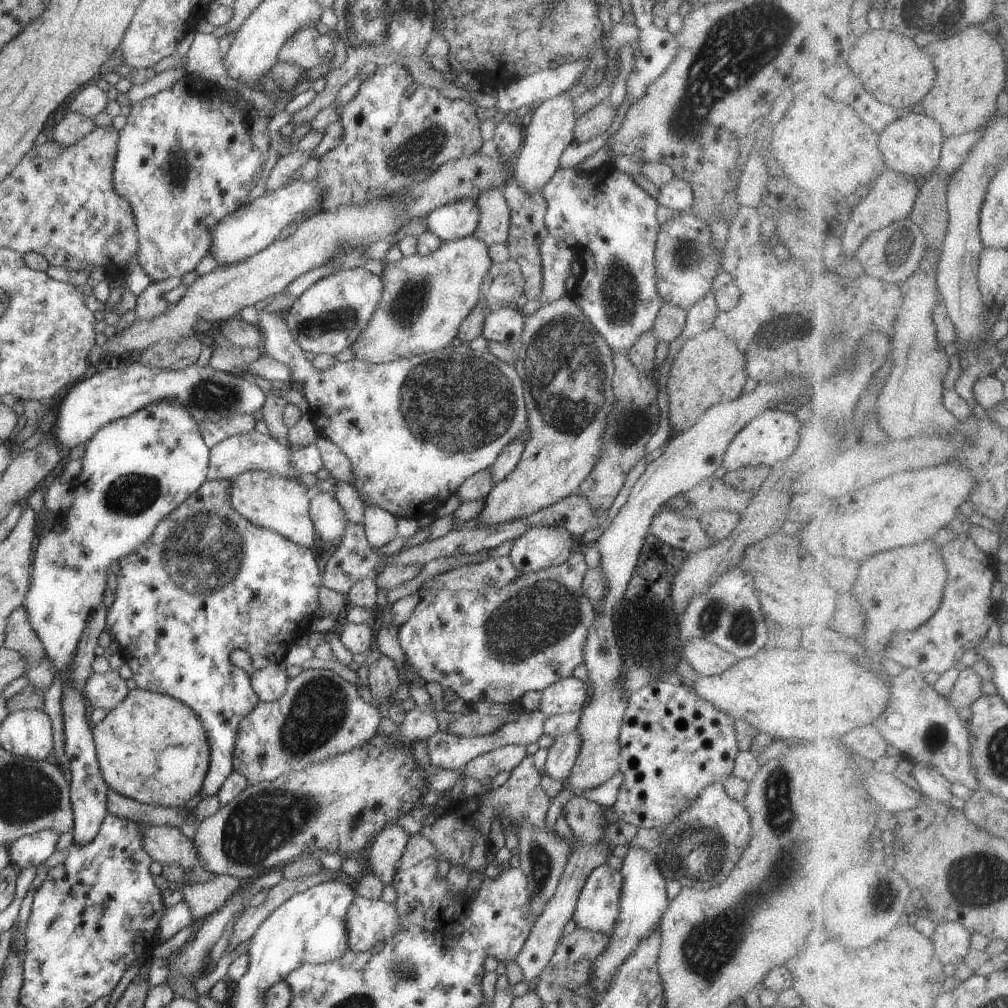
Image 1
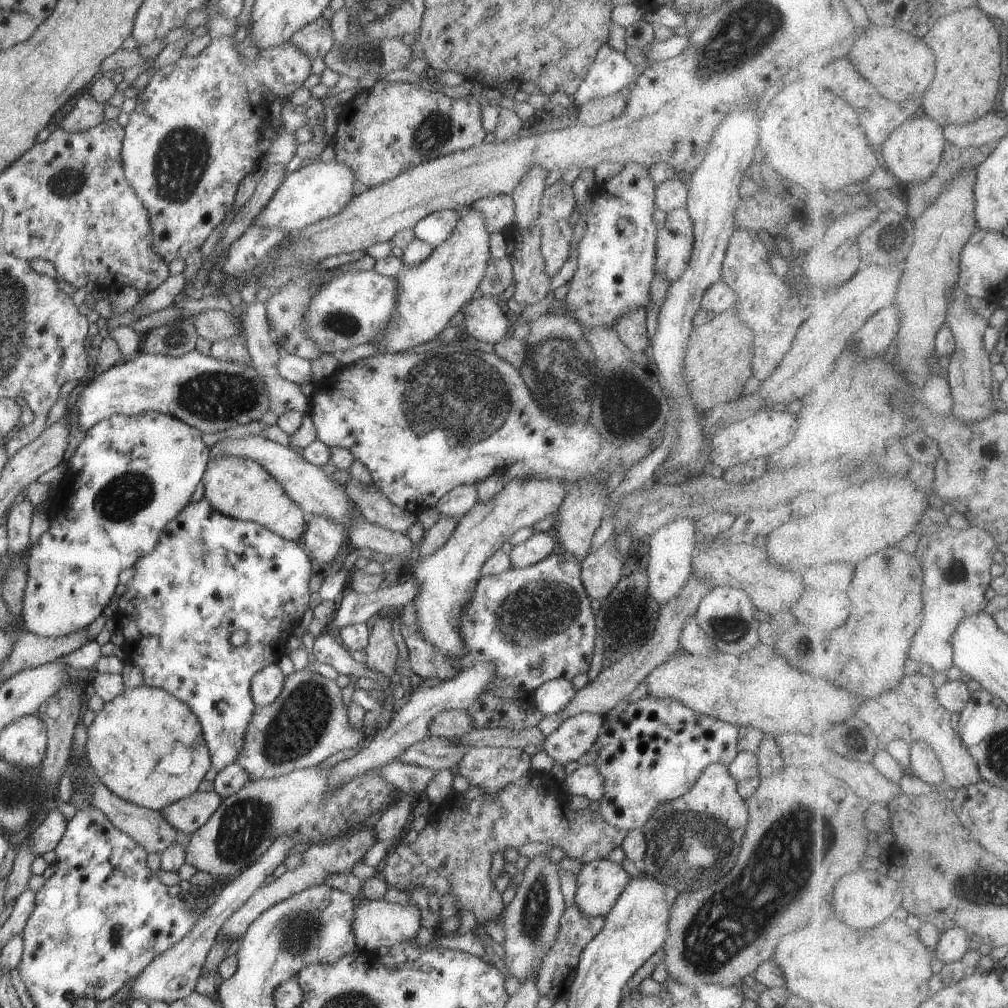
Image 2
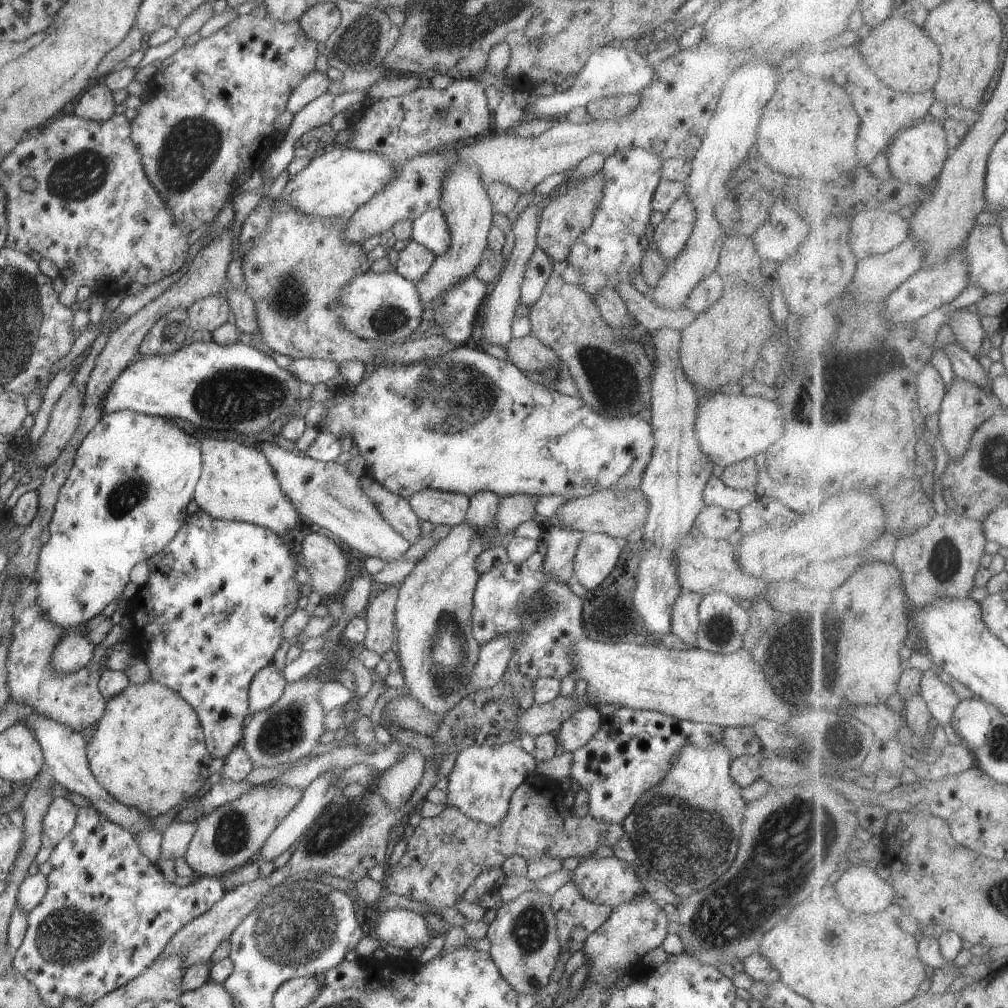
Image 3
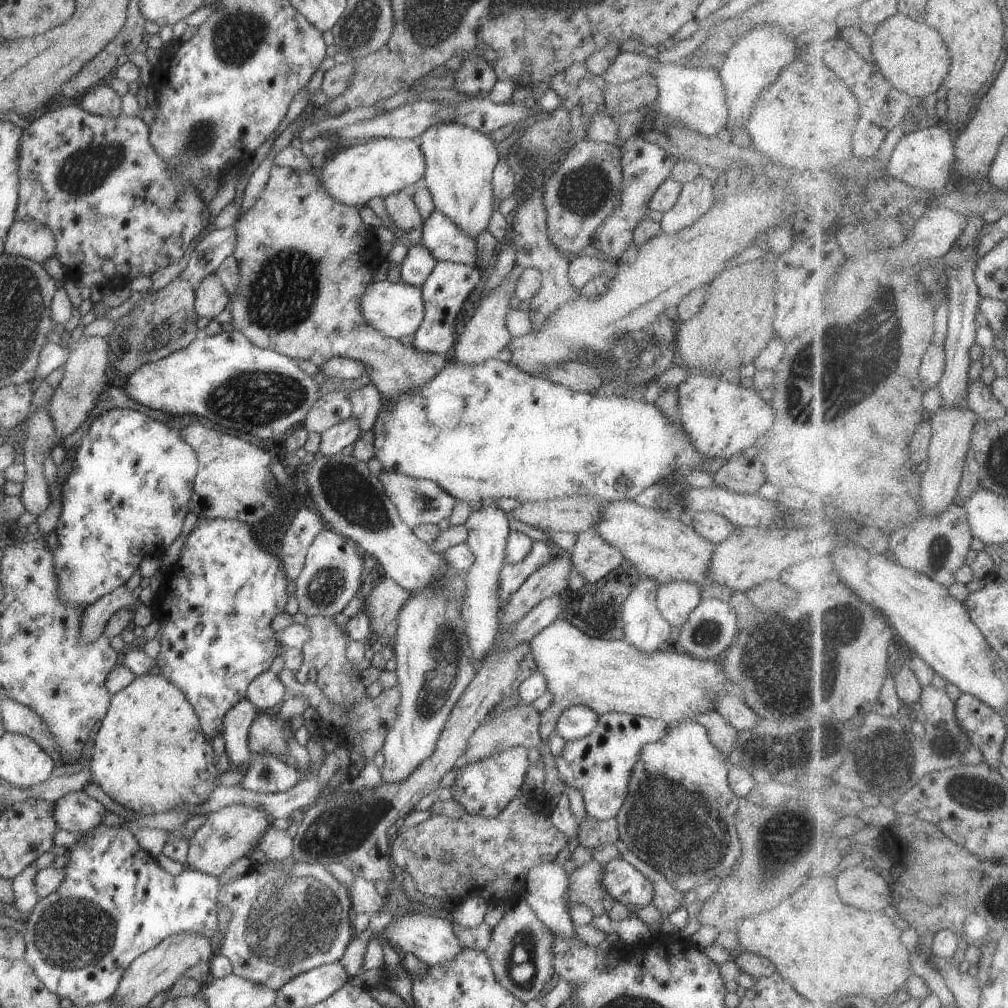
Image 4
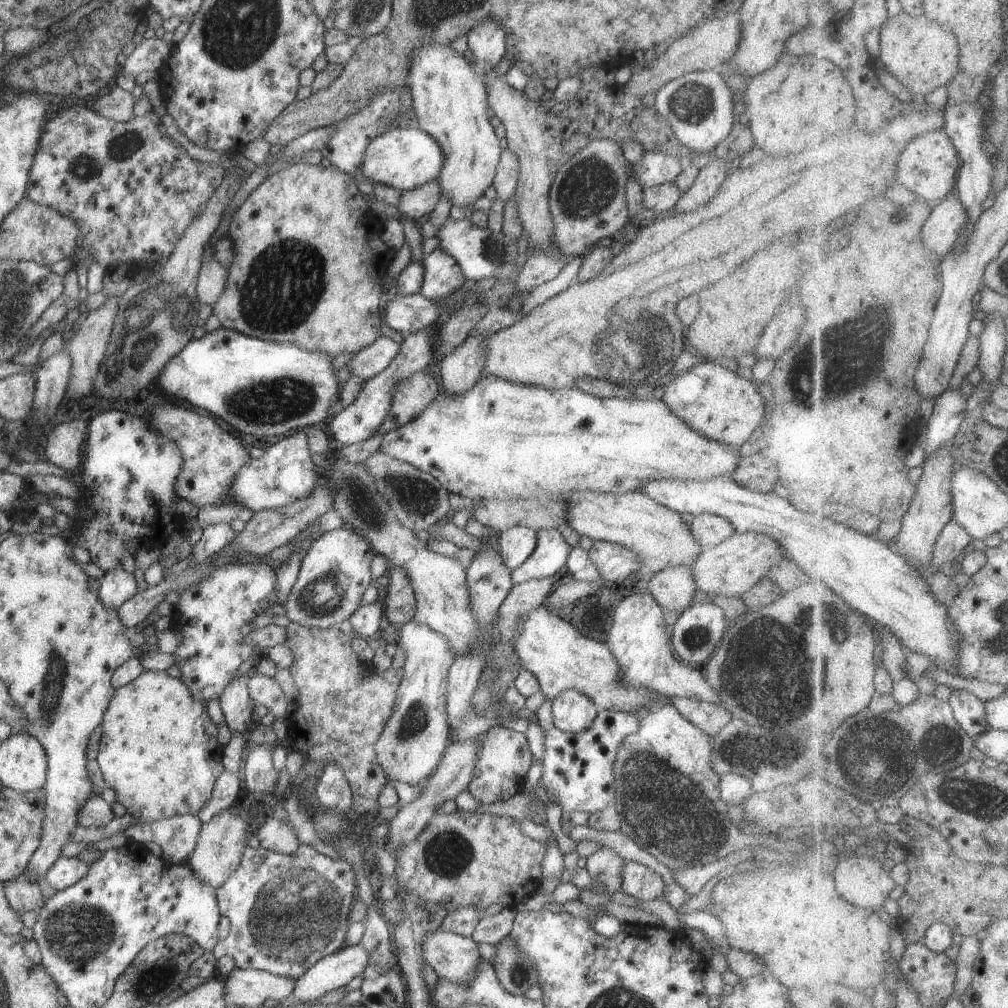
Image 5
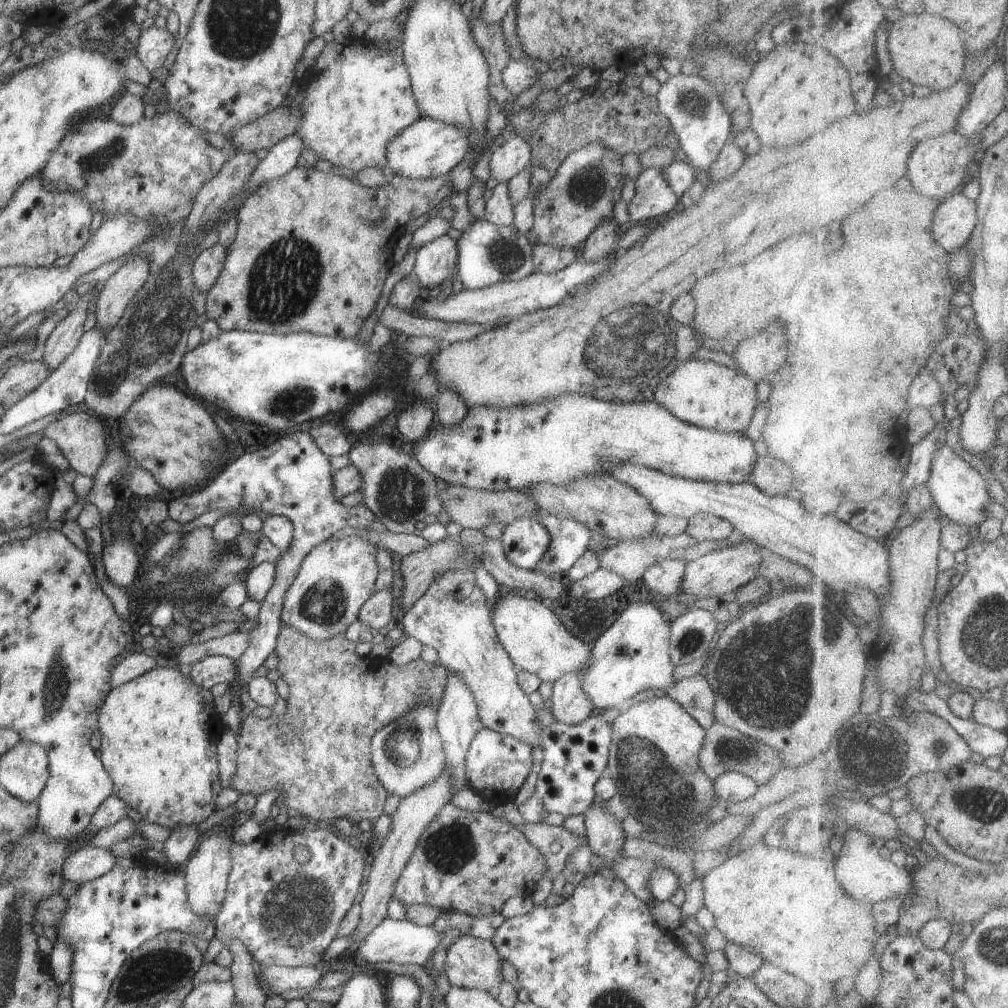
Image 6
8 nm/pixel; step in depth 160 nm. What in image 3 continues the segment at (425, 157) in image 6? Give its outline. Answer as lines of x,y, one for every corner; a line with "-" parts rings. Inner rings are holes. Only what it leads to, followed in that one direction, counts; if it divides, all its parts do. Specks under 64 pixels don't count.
335,145
325,153
313,155
312,161
304,170
298,172
297,176
290,176
279,200
284,200
294,210
308,216
350,218
360,206
374,198
376,192
392,182
398,167
382,154

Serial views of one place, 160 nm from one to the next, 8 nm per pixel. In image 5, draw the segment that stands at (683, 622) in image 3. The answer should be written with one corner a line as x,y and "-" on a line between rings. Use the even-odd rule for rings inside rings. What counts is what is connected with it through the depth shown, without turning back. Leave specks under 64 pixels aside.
683,566
666,568
650,575
648,590
656,602
672,612
684,612
698,592
691,569

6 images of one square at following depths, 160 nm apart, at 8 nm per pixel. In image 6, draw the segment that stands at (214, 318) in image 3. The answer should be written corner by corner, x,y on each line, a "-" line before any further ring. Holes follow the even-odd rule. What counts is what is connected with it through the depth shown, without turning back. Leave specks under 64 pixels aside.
219,242
200,252
192,263
193,282
198,290
206,294
218,280
225,265
227,252

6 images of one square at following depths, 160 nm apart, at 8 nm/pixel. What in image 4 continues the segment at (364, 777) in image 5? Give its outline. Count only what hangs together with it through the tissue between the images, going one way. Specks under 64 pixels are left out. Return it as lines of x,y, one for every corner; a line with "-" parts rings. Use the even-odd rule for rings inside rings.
324,616
307,617
304,626
310,631
310,640
300,649
302,665
296,670
294,676
301,684
317,686
330,702
346,710
348,720
346,720
346,728
342,728
339,732
339,740
343,741
343,736
348,730
354,732
352,748
360,747
363,751
363,762
367,764
384,747
388,728
396,720
396,708
400,704
400,690
397,686
384,688
376,698
368,698
367,688
362,682
360,673
346,656
346,648
350,639
344,628
338,626
334,619

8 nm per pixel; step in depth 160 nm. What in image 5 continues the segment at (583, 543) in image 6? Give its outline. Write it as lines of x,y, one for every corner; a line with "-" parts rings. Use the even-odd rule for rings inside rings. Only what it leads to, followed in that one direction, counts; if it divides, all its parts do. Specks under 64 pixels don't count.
561,529
537,531
536,548
528,560
511,571
513,584
552,577
566,564
572,549
562,539

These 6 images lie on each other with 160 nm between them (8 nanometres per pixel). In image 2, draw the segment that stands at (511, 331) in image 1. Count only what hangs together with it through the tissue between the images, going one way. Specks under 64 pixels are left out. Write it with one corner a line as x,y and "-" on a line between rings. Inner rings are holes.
472,296
470,302
462,308
464,332
483,343
501,342
511,328
506,310
492,296

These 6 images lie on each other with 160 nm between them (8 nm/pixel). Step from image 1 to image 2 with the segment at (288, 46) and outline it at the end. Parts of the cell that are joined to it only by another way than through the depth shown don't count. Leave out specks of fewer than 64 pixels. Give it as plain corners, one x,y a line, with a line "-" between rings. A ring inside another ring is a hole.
322,17
302,27
292,35
289,41
311,60
314,58
323,60
335,43
330,30
330,22
326,22

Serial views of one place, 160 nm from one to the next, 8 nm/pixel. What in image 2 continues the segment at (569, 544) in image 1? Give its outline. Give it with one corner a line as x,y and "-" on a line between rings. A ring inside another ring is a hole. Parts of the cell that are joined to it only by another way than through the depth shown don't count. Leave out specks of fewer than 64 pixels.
534,533
526,542
512,548
510,552
511,567
526,568
537,564
540,560
559,553
556,546
556,537
553,533

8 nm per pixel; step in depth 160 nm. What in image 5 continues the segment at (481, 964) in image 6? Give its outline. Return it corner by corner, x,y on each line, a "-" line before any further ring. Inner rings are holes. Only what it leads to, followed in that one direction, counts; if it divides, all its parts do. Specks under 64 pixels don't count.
438,928
426,933
421,947
425,962
434,968
440,979
465,983
478,970
481,957
478,953
477,942
474,942
471,936
457,935

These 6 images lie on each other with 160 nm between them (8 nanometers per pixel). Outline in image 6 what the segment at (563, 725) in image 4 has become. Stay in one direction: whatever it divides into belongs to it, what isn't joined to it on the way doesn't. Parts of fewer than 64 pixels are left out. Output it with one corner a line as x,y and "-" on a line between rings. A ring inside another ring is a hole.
566,673
553,686
550,712
556,721
579,725
595,714
592,701
584,692
580,674

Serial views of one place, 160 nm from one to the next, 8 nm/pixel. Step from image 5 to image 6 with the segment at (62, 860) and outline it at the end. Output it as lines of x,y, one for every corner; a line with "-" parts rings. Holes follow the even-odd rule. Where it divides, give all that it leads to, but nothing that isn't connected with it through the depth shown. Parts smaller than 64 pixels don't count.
86,844
76,849
64,861
62,874
74,884
94,880
114,868
117,858
109,849
99,849

